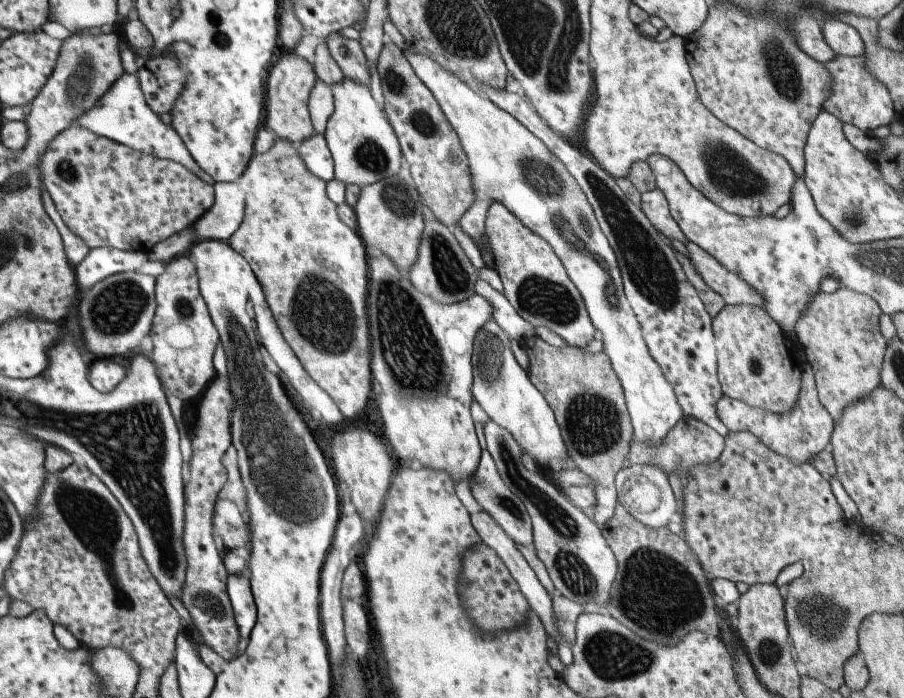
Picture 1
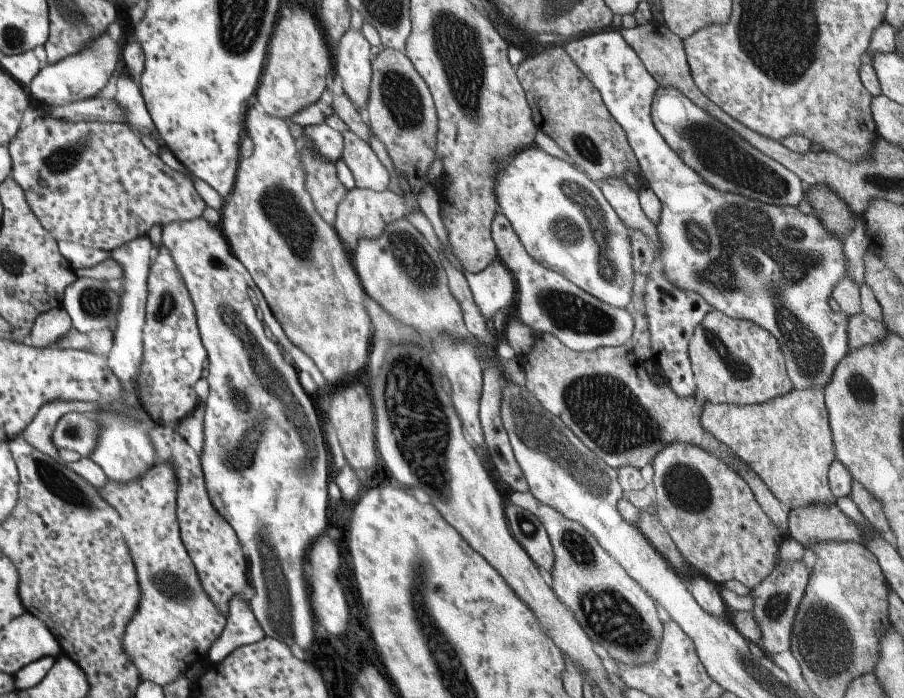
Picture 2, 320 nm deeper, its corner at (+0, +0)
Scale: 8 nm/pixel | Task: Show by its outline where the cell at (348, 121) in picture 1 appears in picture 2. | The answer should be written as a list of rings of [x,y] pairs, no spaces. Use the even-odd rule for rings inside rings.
[[[351,130],[343,134],[345,150],[342,157],[353,171],[357,187],[377,192],[387,191],[390,184],[387,167],[371,144]]]

